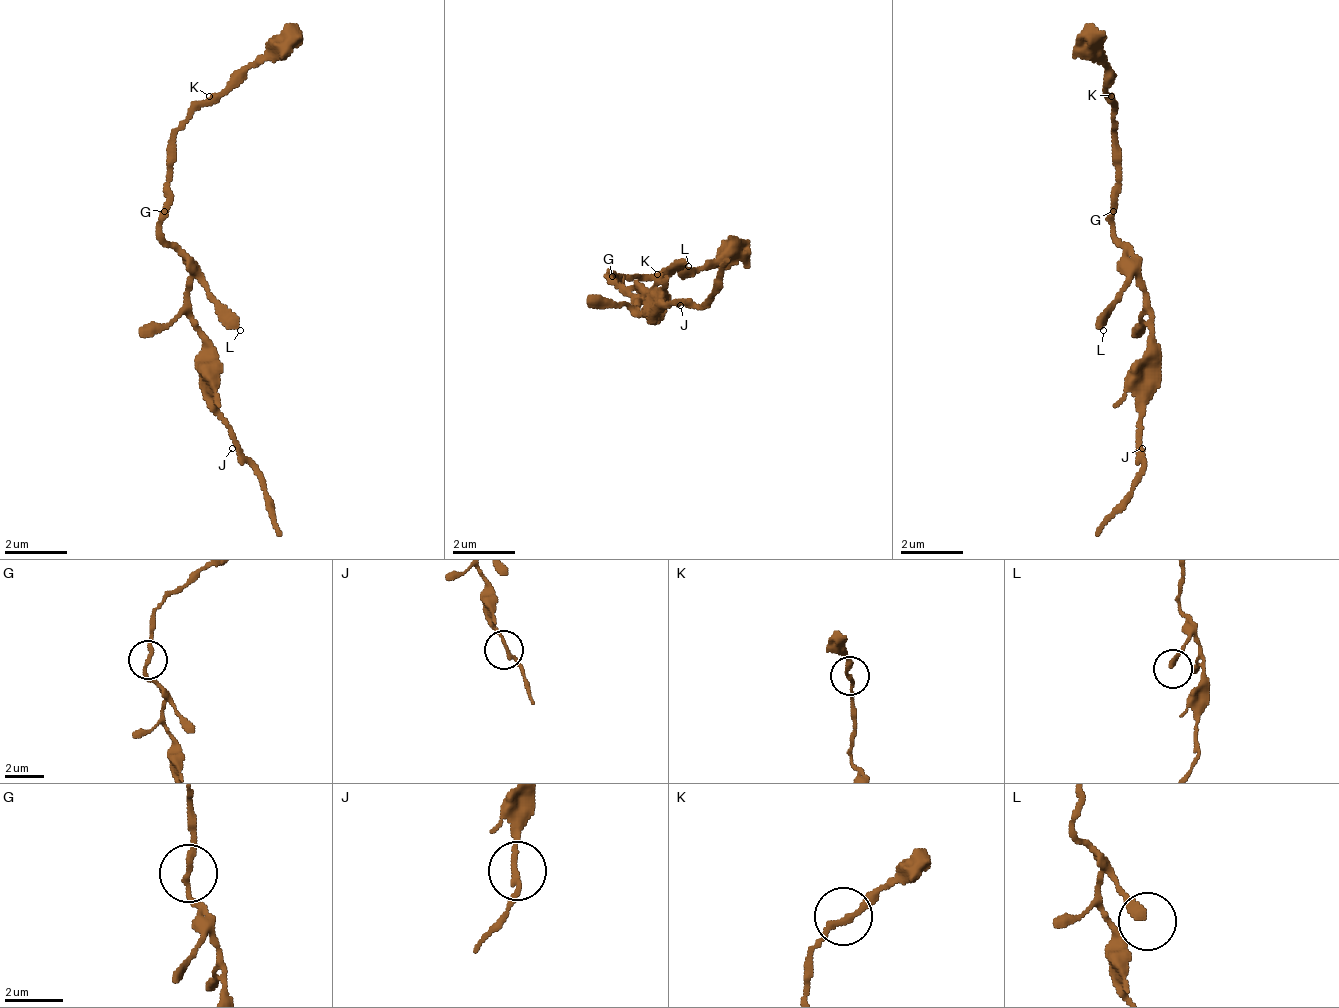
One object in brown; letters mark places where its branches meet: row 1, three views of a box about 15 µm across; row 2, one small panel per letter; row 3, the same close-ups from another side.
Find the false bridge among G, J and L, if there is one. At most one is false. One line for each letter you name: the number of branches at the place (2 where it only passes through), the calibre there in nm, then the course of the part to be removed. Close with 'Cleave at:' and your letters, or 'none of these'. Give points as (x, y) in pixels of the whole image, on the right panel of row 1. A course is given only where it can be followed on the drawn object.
Cleave at: none of these

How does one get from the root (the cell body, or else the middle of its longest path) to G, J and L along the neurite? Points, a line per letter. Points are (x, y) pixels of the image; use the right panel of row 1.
G: (1142, 260), (1111, 229), (1111, 213)
J: (1142, 260), (1142, 315), (1150, 322), (1150, 393), (1142, 401), (1142, 448)
L: (1142, 260), (1142, 268), (1118, 291), (1118, 299), (1103, 322), (1103, 330)

